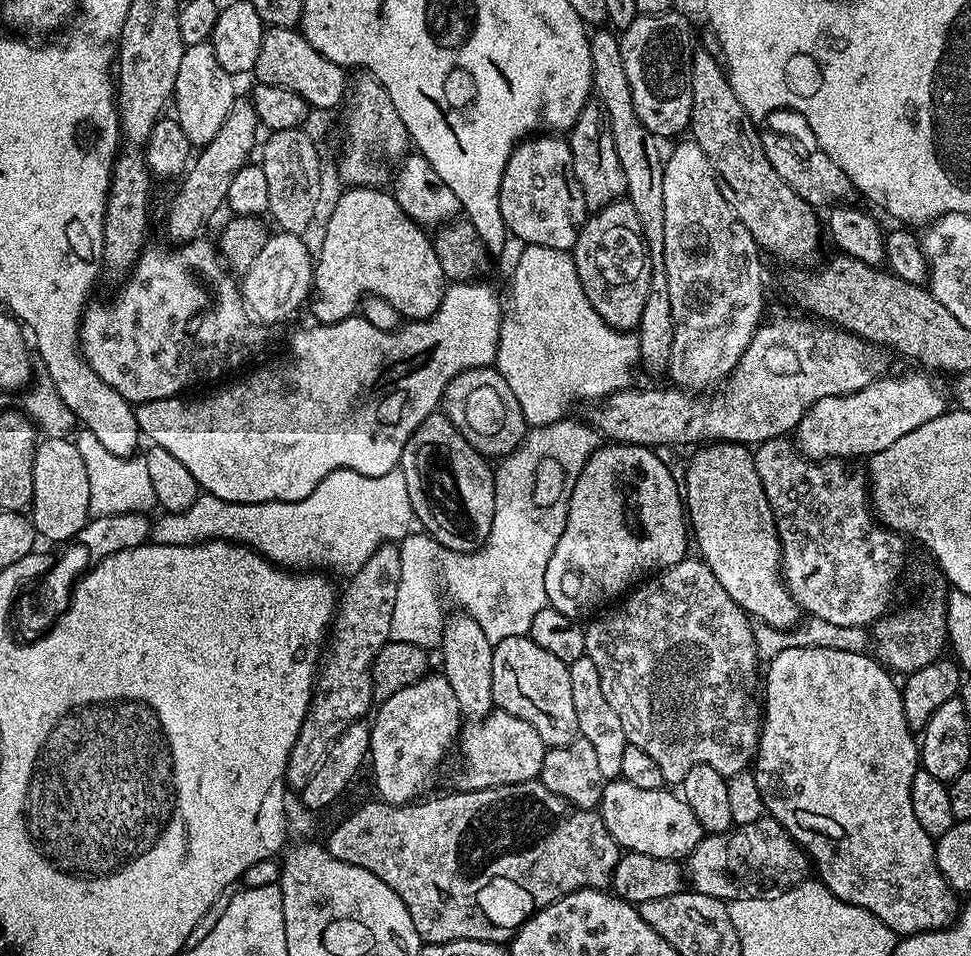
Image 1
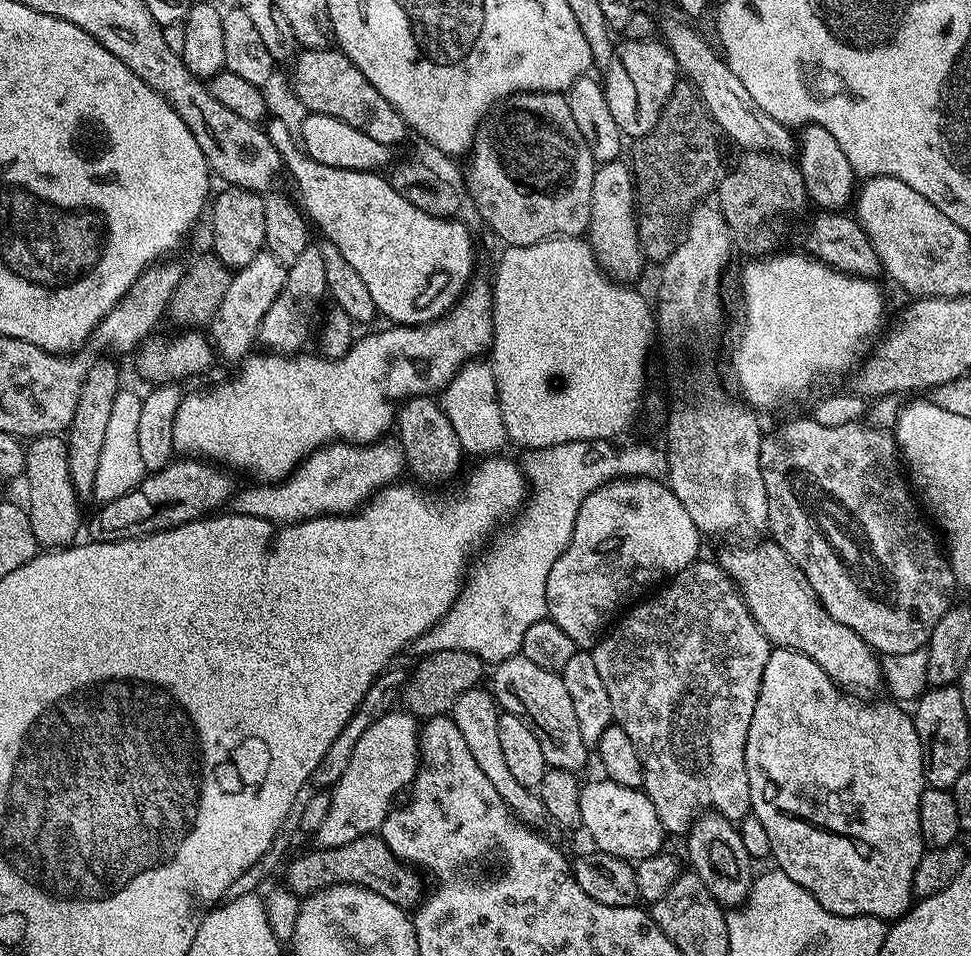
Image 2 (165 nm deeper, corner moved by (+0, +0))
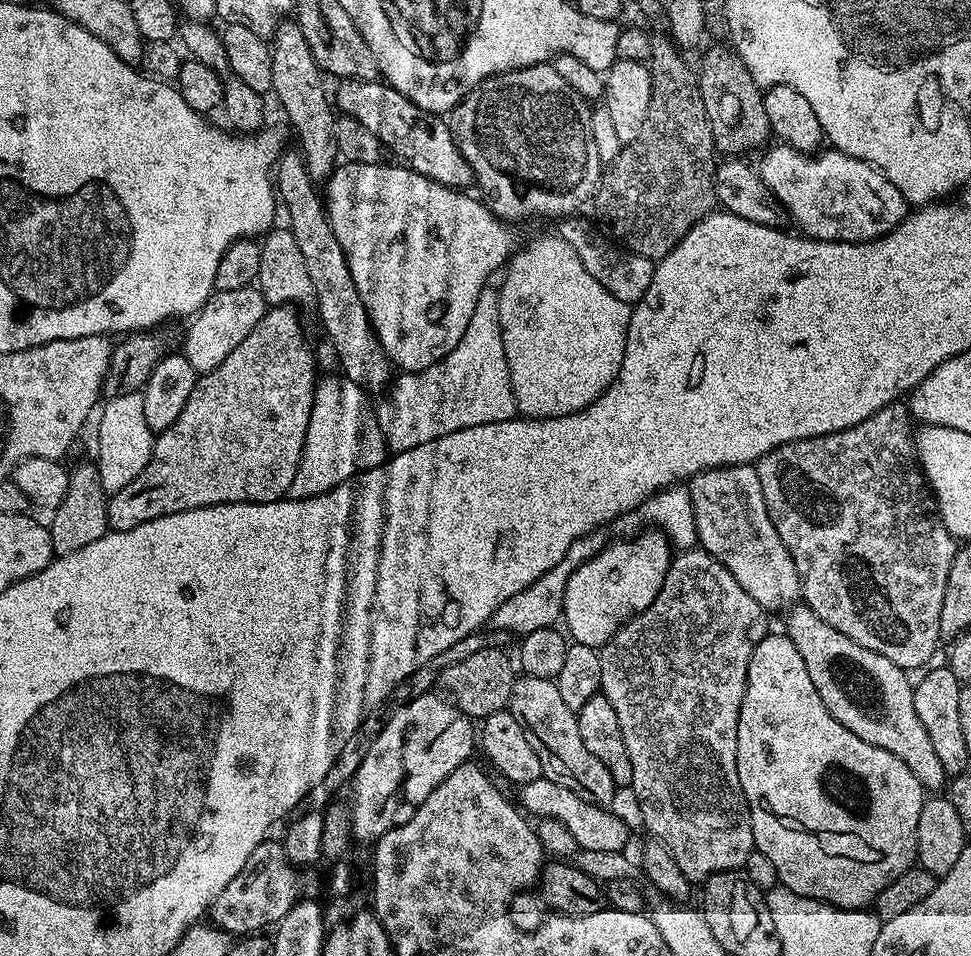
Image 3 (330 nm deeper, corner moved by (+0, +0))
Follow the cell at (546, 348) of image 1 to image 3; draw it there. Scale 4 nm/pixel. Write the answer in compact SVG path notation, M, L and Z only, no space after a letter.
M559 234L540 236L509 259L504 281L498 285L502 342L509 364L510 382L516 398L516 412L521 417L545 420L581 412L606 391L620 374L628 341L628 323L632 308L614 298L574 254Z

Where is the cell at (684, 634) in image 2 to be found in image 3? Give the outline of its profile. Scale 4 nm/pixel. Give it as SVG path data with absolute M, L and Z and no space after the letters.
M697 546L673 555L672 564L668 568L666 578L662 582L662 590L658 590L658 598L646 606L644 612L633 616L628 623L623 624L604 647L599 649L602 678L600 679L600 692L614 706L614 714L618 714L618 726L622 726L622 738L626 742L626 750L630 753L630 766L632 767L632 782L630 791L636 795L636 804L640 807L640 816L644 819L646 827L652 831L651 835L664 844L678 862L678 870L690 882L703 882L709 880L716 872L735 872L743 869L745 862L754 850L754 834L750 822L750 810L744 797L742 786L738 782L736 773L736 751L738 750L738 714L742 710L742 698L746 694L748 673L756 654L758 642L769 635L766 610L738 582L734 582L734 574L722 566L714 557Z

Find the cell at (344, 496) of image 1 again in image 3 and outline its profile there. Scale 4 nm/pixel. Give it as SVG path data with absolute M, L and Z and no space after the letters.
M342 374L328 376L319 381L312 395L312 413L298 474L290 486L288 496L305 500L318 494L326 494L334 486L346 482L357 472L364 472L383 464L386 459L384 436L376 420L373 401L369 393L350 382Z

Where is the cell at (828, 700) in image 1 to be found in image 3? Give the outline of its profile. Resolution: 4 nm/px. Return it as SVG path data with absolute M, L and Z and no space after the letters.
M769 634L758 642L752 667L748 673L746 694L742 698L742 710L738 714L738 750L736 751L736 773L738 782L744 791L744 797L750 810L750 822L754 834L755 851L766 854L770 858L774 870L778 870L778 881L783 887L794 890L794 894L802 894L811 900L819 900L822 904L832 904L835 908L864 910L869 907L902 874L907 868L917 863L916 831L918 830L918 814L922 814L922 806L926 799L926 789L918 782L918 778L902 762L902 758L894 758L890 750L882 746L874 746L870 742L862 742L858 734L846 730L830 710L826 710L826 702L818 698L818 690L814 690L814 682L810 682L810 673L806 670L806 662L802 662L802 654L790 642L787 634Z

